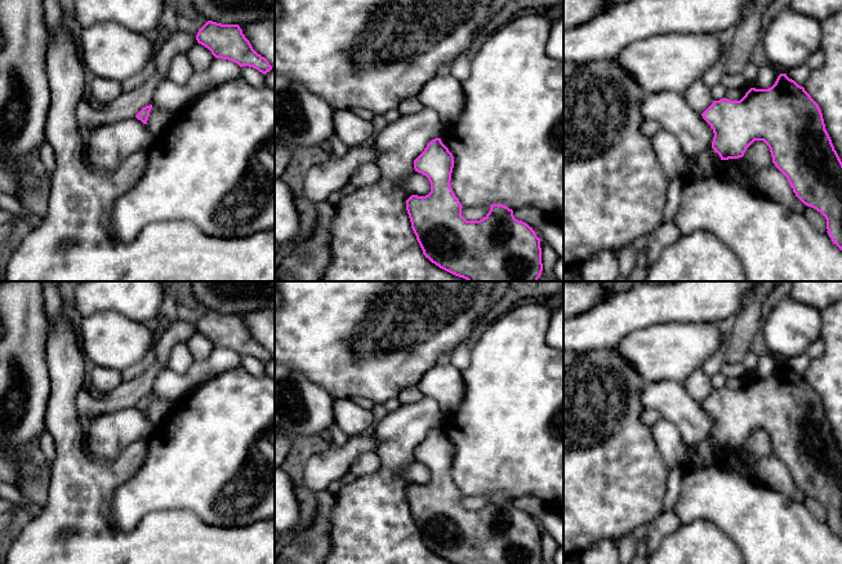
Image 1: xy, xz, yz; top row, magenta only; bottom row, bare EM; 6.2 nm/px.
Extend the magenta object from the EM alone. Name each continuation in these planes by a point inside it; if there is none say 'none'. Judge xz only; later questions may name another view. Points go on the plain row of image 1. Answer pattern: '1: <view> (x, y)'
none

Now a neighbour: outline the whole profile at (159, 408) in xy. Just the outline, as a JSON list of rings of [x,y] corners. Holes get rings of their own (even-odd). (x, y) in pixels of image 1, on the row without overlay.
[[[152,394],[152,398],[150,400],[150,405],[146,413],[150,422],[153,426],[160,425],[168,417],[168,414],[171,412],[175,404],[177,401],[174,400]]]

